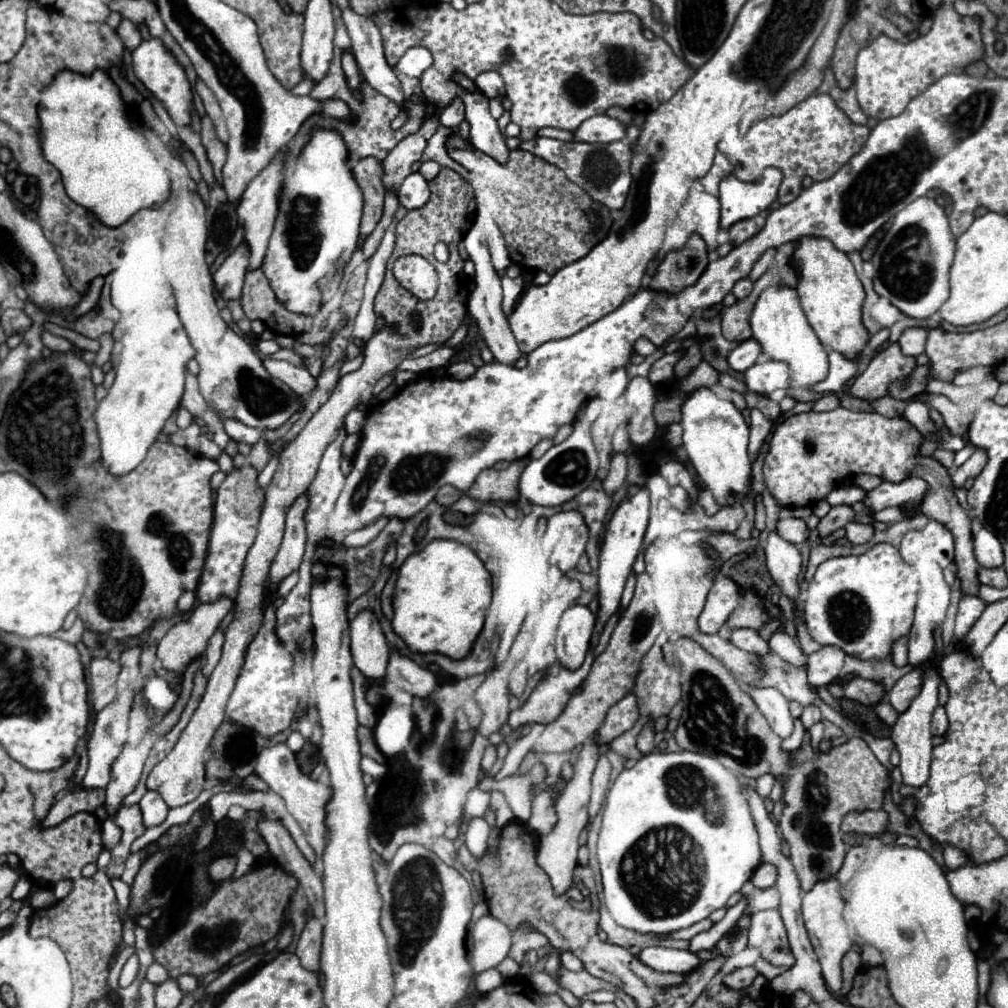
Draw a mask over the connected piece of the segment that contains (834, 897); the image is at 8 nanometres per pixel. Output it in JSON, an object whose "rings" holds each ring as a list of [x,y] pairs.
{"rings":[[[817,883],[809,893],[805,893],[803,917],[805,917],[805,927],[809,931],[811,945],[817,953],[819,963],[821,963],[825,983],[833,991],[839,991],[841,989],[841,959],[851,949],[851,943],[853,943],[847,933],[847,925],[843,921],[843,899],[839,897],[839,885]]]}

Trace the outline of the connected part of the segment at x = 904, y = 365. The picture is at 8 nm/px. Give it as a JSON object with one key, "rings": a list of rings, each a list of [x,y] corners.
{"rings":[[[893,343],[871,359],[867,369],[855,379],[849,393],[865,401],[875,401],[887,395],[887,387],[893,381],[909,377],[913,369],[915,369],[915,359],[901,355],[899,345]]]}

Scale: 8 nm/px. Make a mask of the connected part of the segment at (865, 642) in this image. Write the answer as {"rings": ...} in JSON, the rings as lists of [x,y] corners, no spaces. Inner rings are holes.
{"rings":[[[879,543],[867,549],[863,555],[833,557],[819,565],[813,581],[807,587],[805,599],[805,617],[811,637],[821,645],[833,645],[843,649],[847,655],[863,661],[883,661],[891,657],[893,643],[909,635],[913,627],[913,613],[919,597],[919,579],[913,567],[903,559],[899,561],[899,549],[889,543]]]}

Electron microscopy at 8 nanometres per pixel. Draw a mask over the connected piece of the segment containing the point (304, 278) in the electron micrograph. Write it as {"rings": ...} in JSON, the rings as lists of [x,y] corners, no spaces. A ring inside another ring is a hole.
{"rings":[[[313,129],[297,163],[289,169],[279,197],[279,213],[263,273],[277,301],[291,313],[315,317],[321,311],[321,289],[317,281],[331,271],[341,271],[357,249],[359,223],[363,215],[363,193],[349,165],[349,151],[335,129]]]}

